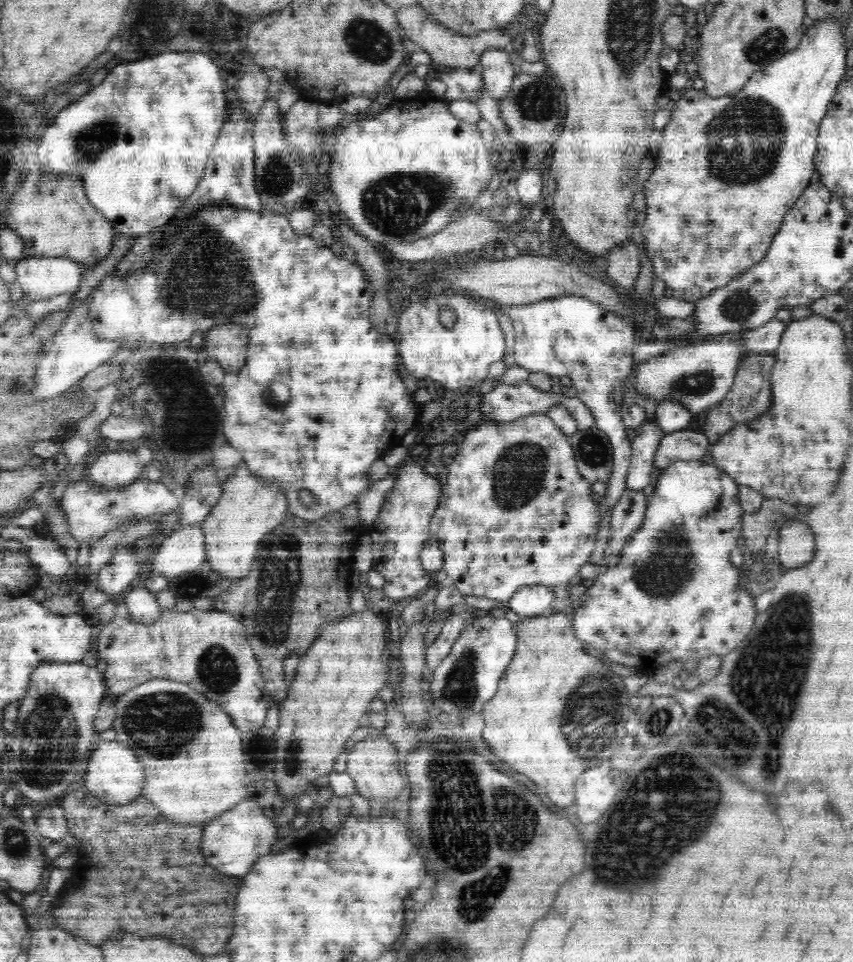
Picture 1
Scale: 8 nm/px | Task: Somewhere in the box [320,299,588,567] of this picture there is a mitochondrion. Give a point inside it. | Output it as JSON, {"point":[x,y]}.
{"point":[519,477]}

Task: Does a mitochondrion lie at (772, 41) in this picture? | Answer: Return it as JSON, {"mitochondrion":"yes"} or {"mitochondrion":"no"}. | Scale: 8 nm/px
{"mitochondrion":"yes"}

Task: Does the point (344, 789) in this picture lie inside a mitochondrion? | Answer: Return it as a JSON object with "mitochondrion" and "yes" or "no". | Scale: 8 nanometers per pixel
{"mitochondrion":"no"}

